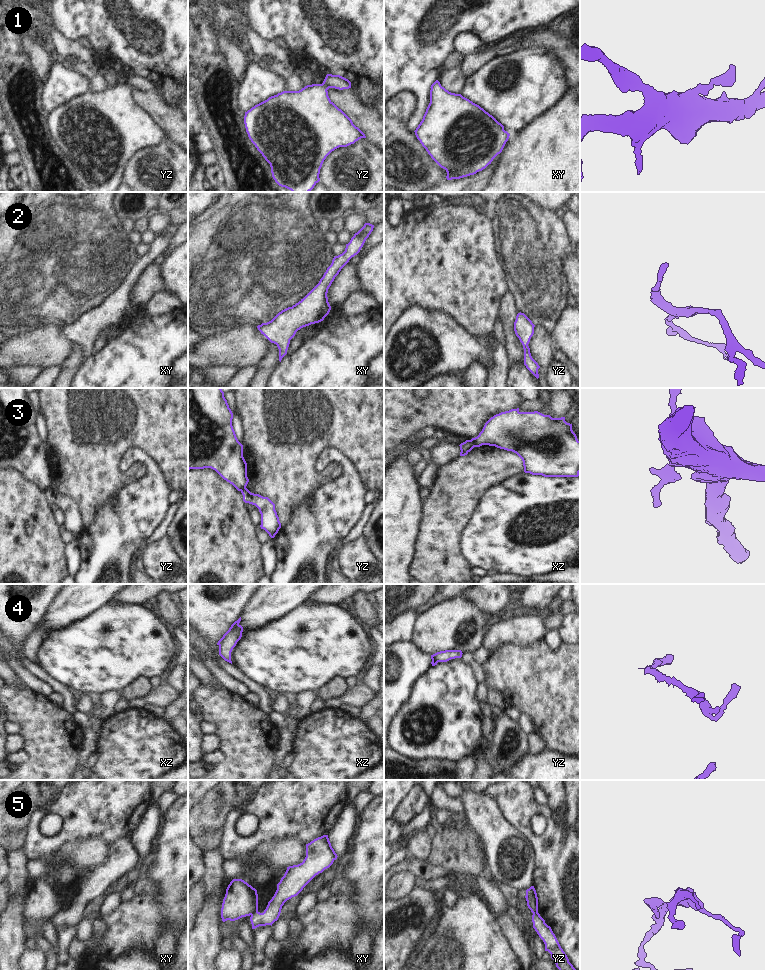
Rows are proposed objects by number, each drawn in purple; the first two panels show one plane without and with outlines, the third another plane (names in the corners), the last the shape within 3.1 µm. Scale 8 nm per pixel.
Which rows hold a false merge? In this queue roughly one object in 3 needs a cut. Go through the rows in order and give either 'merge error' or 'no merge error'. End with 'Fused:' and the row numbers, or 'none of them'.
1: no merge error
2: no merge error
3: merge error
4: no merge error
5: merge error
Fused: 3, 5

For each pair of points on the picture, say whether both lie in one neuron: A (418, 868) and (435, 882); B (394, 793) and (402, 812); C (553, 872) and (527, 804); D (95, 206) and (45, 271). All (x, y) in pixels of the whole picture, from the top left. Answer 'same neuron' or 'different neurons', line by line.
A: different neurons
B: different neurons
C: same neuron
D: same neuron

